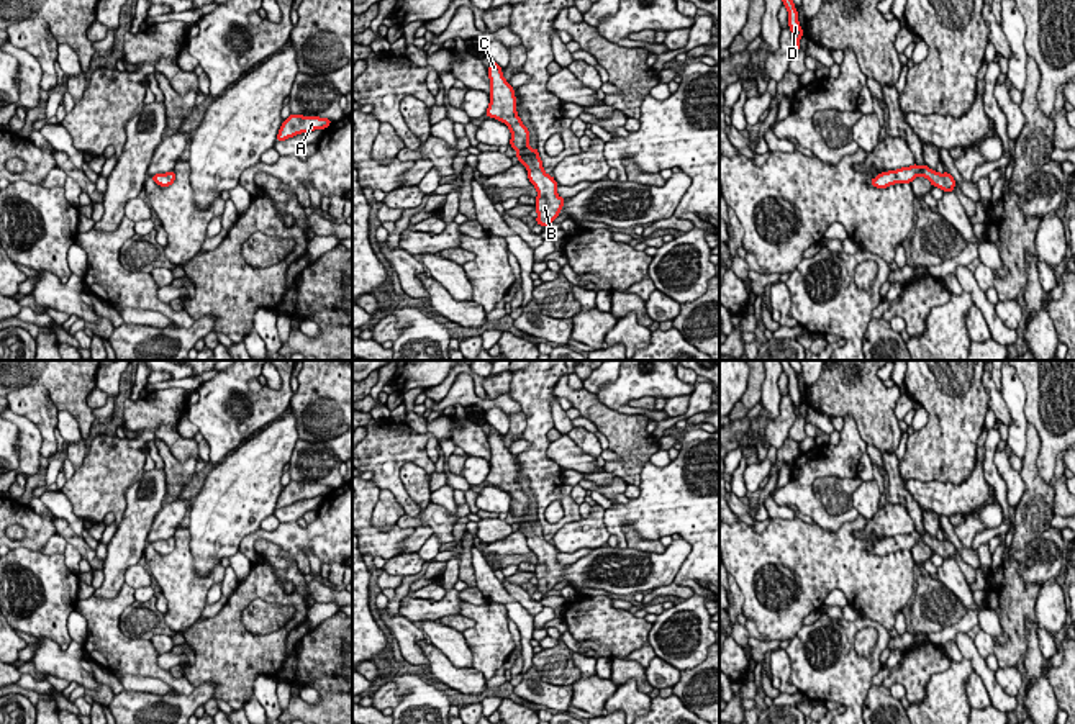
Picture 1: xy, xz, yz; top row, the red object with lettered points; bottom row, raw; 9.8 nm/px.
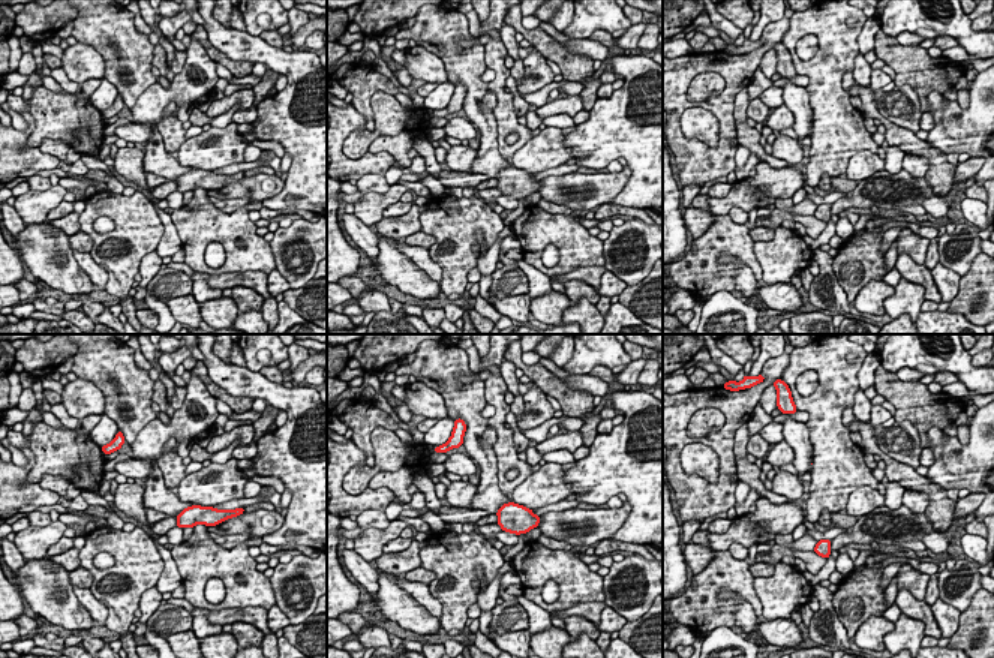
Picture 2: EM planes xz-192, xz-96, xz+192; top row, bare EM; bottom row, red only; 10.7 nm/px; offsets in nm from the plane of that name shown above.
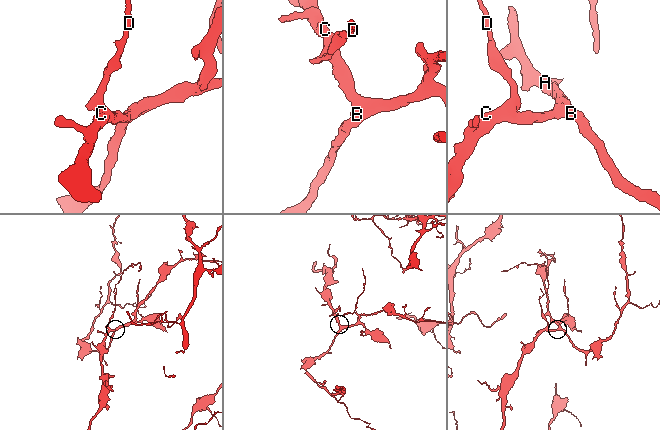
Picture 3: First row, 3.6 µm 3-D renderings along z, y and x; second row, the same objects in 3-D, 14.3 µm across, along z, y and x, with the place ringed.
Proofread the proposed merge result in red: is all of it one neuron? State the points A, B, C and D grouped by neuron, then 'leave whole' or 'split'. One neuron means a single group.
A B C D | leave whole

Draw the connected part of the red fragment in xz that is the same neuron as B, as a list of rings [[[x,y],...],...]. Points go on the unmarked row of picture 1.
[[[492,428],[487,437],[490,446],[490,472],[485,482],[500,486],[510,495],[510,513],[518,519],[516,527],[528,536],[528,545],[538,557],[534,570],[538,578],[536,591],[546,595],[559,583],[565,565],[557,562],[559,550],[554,544],[544,539],[538,514],[529,514],[529,498],[516,480],[515,455],[505,447],[497,429]]]

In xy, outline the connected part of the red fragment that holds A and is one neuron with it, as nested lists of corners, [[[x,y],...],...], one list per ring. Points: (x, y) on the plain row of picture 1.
[[[292,480],[287,486],[283,486],[283,490],[279,496],[279,501],[277,501],[277,509],[293,505],[300,500],[326,496],[331,490],[333,488],[328,485],[303,483],[303,482]]]

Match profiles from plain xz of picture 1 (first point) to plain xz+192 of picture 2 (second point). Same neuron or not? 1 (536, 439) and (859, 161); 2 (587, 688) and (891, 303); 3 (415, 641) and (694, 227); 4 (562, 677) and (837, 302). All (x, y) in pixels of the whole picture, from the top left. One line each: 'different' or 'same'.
1: different
2: different
3: different
4: different

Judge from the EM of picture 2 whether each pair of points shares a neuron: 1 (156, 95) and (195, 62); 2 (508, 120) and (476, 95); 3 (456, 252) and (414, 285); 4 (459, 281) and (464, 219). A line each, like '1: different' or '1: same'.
1: same
2: different
3: different
4: same

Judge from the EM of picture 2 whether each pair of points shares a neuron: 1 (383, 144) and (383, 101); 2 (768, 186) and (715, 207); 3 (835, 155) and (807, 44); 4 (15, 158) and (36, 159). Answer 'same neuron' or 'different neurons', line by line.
1: different neurons
2: same neuron
3: different neurons
4: same neuron

